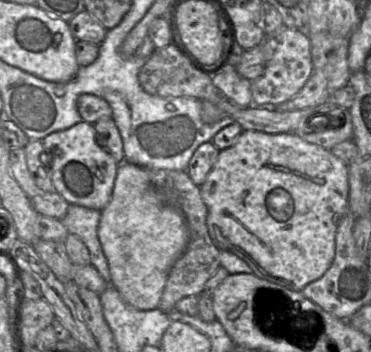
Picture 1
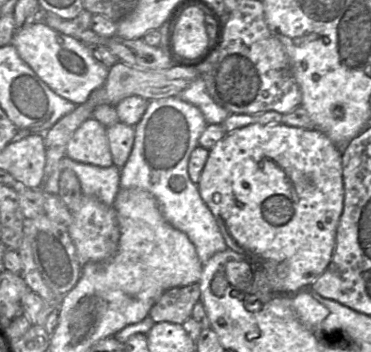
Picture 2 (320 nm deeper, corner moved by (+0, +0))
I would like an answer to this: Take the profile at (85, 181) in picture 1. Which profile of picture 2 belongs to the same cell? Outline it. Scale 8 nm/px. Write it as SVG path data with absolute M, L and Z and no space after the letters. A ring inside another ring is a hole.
M94 118L85 120L67 142L66 157L100 167L114 165L106 128Z

